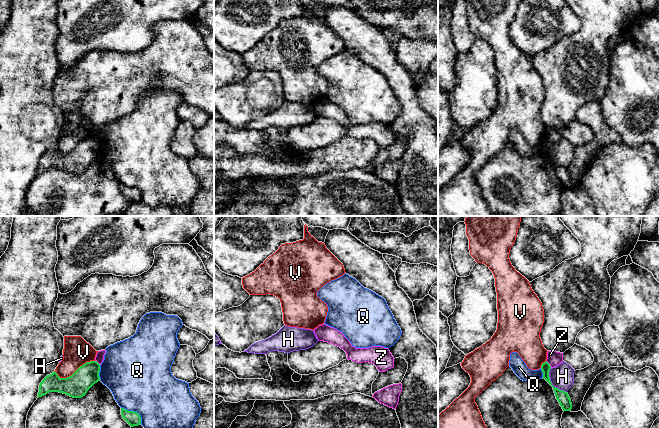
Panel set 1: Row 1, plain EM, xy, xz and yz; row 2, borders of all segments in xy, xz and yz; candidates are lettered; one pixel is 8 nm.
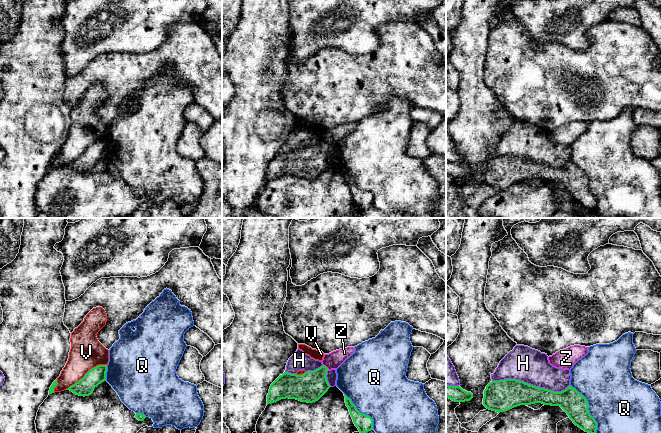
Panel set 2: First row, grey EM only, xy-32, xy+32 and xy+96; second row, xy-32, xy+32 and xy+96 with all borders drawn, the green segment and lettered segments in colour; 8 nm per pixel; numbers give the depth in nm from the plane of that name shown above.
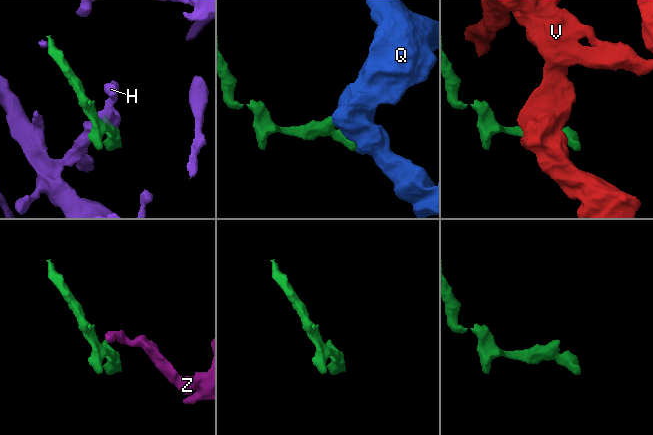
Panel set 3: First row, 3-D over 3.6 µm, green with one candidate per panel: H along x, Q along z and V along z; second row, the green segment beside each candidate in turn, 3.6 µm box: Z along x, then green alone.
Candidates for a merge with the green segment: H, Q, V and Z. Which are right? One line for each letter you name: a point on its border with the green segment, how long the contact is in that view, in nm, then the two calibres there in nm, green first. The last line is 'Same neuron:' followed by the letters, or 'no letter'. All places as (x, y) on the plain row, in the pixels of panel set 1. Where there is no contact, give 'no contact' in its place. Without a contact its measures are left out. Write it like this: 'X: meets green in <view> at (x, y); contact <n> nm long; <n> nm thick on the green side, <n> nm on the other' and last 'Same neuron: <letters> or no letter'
Same neuron: no letter

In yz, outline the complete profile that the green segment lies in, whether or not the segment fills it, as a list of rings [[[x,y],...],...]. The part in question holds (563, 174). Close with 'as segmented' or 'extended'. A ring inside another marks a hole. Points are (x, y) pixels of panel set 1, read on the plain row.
[[[547,137],[542,139],[541,146],[543,148],[543,155],[545,155],[553,163],[556,175],[558,176],[563,187],[570,187],[572,185],[571,175],[567,168],[560,166],[552,161],[549,153],[550,145],[551,142]]] | as segmented

